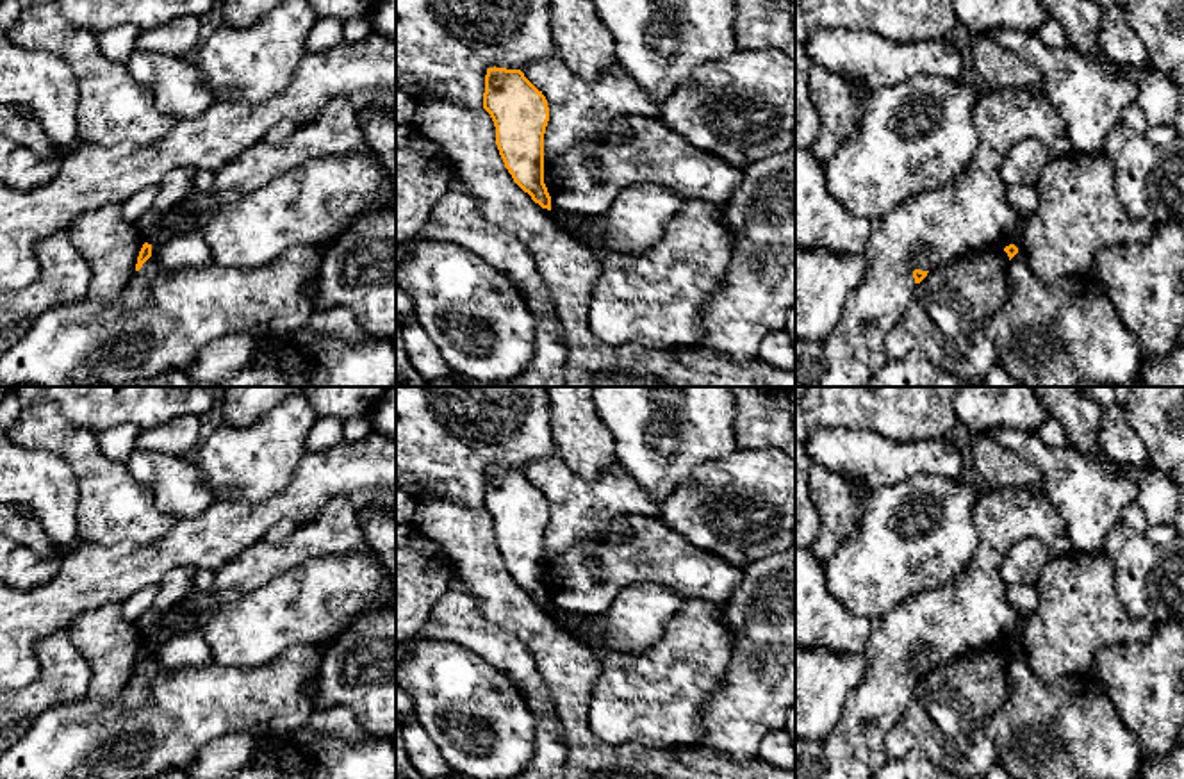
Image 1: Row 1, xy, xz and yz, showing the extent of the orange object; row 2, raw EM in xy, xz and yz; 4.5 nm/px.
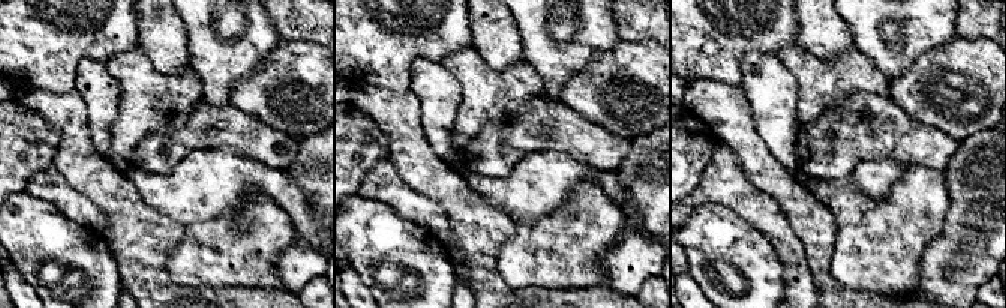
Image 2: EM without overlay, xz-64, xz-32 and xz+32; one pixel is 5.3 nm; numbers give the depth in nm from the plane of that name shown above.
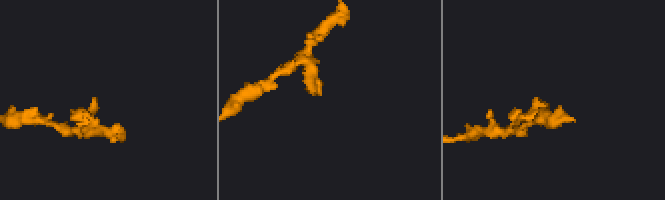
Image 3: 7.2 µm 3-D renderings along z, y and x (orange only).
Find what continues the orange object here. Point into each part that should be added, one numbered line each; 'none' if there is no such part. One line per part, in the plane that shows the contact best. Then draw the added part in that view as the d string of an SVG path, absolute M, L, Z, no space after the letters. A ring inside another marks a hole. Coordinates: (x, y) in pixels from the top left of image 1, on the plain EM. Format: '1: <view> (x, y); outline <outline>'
none

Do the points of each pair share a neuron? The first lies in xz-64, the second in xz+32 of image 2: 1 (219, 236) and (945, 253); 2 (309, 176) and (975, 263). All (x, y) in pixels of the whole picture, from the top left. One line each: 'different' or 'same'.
1: different
2: same

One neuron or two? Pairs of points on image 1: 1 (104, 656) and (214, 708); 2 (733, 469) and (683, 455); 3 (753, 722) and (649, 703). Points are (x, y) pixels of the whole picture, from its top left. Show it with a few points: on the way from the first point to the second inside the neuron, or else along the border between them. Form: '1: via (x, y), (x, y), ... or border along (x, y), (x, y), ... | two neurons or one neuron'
1: border along (136, 671), (118, 696), (102, 697) | two neurons
2: border along (735, 446), (721, 457), (703, 460), (676, 489) | two neurons
3: border along (724, 678), (703, 705), (703, 735), (696, 742) | two neurons

